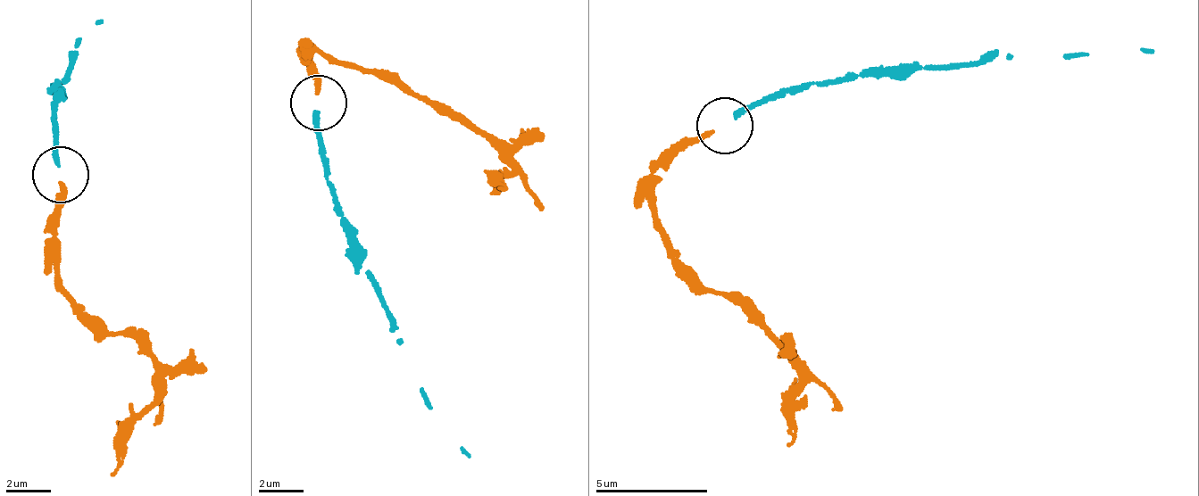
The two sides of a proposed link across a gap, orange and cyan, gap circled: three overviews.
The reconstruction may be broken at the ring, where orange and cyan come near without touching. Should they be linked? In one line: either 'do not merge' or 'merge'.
do not merge

